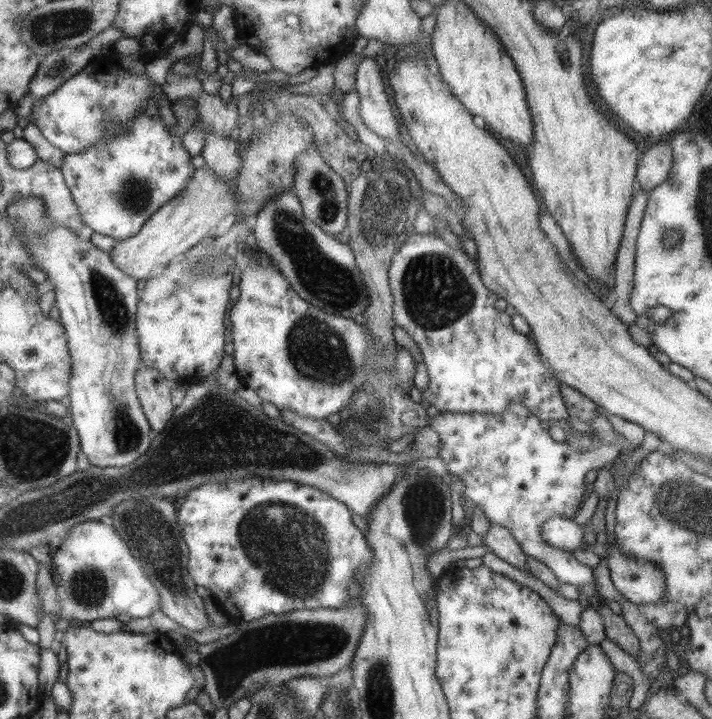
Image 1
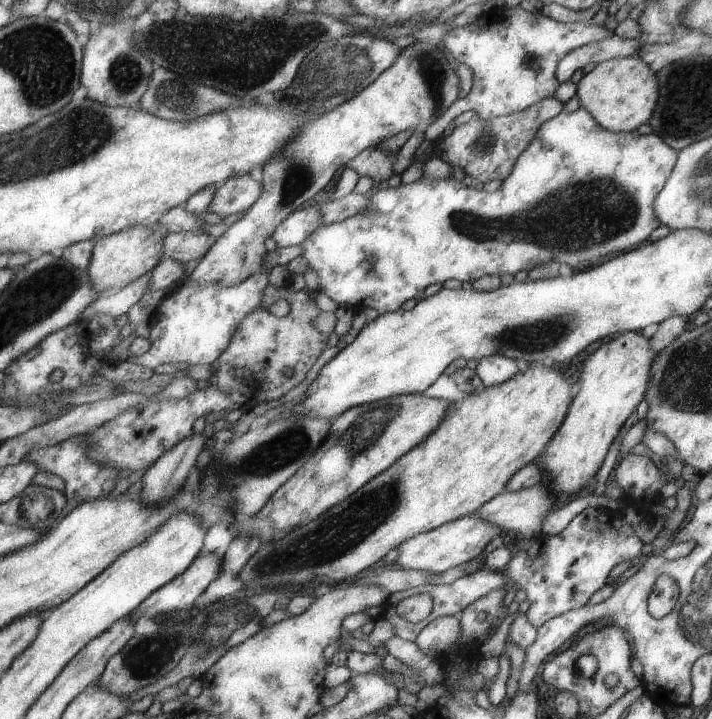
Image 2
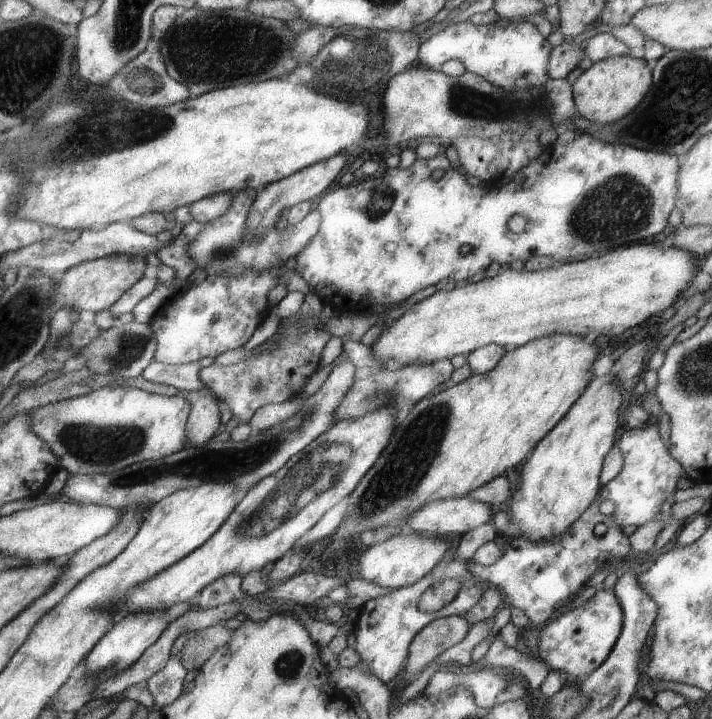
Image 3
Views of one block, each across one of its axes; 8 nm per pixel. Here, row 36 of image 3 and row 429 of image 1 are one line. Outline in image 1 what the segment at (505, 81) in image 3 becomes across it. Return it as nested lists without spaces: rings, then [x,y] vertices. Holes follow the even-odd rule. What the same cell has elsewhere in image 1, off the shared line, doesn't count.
[[[517,402],[507,404],[505,410],[497,416],[489,416],[489,414],[481,414],[481,412],[441,412],[436,418],[429,419],[427,427],[433,433],[437,433],[437,437],[439,437],[439,458],[445,463],[447,473],[449,476],[457,476],[463,484],[462,499],[467,498],[478,506],[490,524],[507,528],[515,542],[520,544],[522,553],[539,560],[547,568],[550,568],[559,583],[565,582],[565,584],[572,584],[579,588],[585,585],[590,586],[594,590],[594,597],[601,598],[592,575],[593,569],[579,563],[571,555],[571,552],[565,552],[547,544],[541,538],[539,529],[545,520],[554,514],[572,518],[577,513],[589,491],[584,482],[585,474],[590,470],[598,471],[605,464],[613,462],[615,456],[621,453],[620,444],[618,442],[611,444],[593,443],[588,448],[589,450],[577,452],[567,443],[552,440],[548,432],[540,428],[540,421],[529,412],[527,408],[523,408]]]

